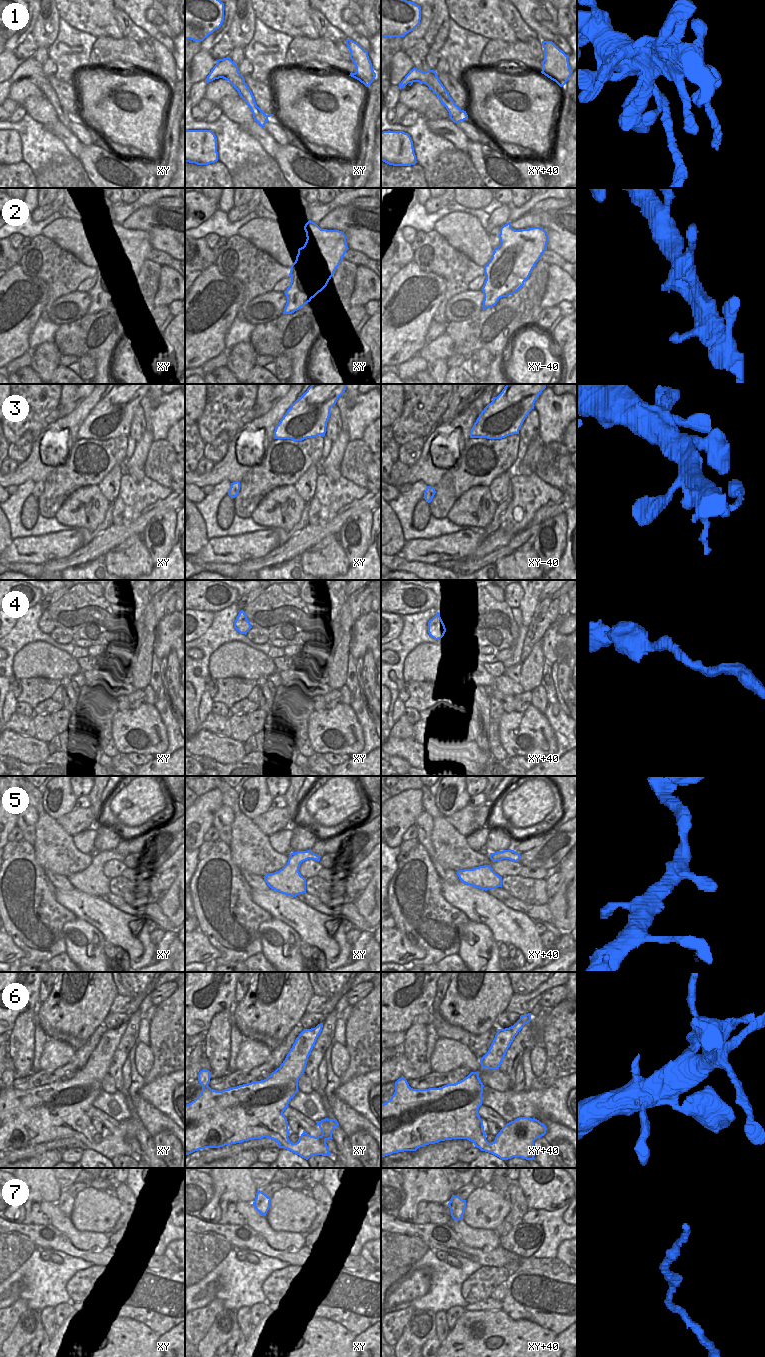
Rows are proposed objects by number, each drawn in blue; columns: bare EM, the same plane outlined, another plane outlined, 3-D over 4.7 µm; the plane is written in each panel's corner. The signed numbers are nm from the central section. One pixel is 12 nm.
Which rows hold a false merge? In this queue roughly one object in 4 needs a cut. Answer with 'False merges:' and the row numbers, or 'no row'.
False merges: 1

